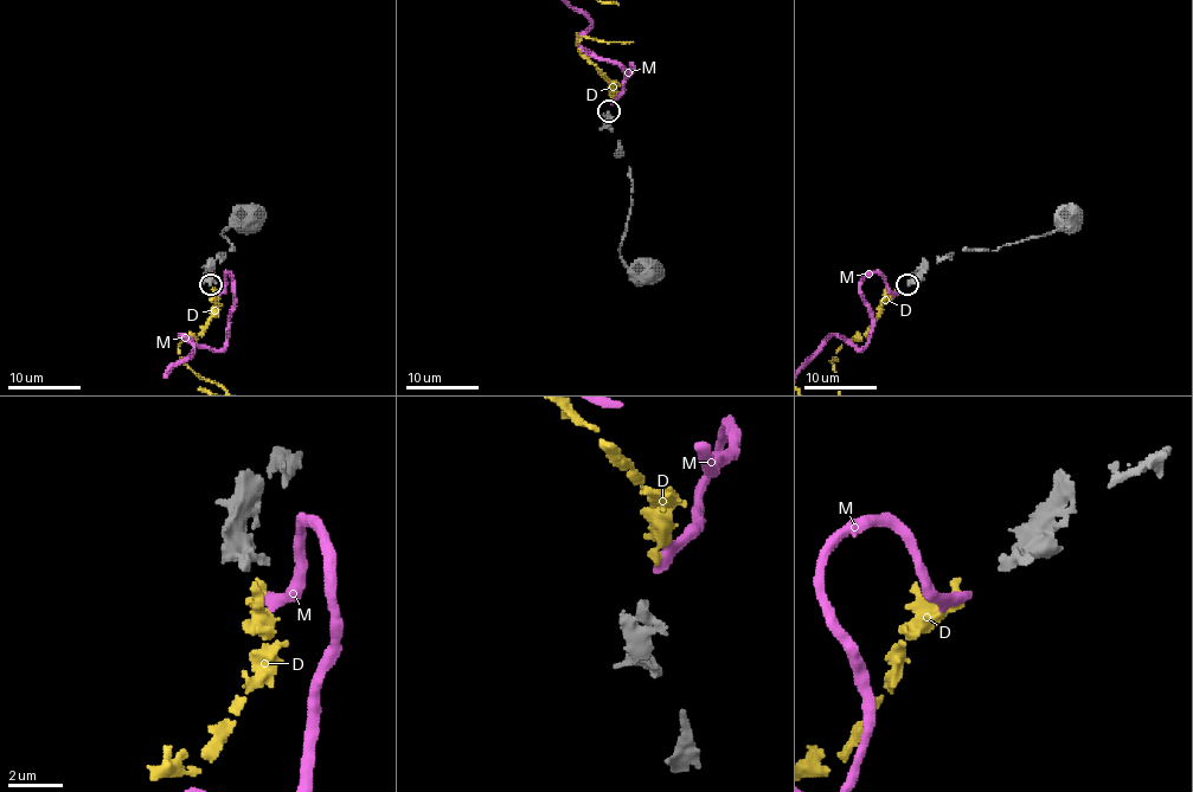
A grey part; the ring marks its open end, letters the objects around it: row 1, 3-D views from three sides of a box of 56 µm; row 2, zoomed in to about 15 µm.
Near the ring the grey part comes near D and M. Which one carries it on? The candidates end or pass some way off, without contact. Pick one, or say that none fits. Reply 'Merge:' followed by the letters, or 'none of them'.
Merge: D

